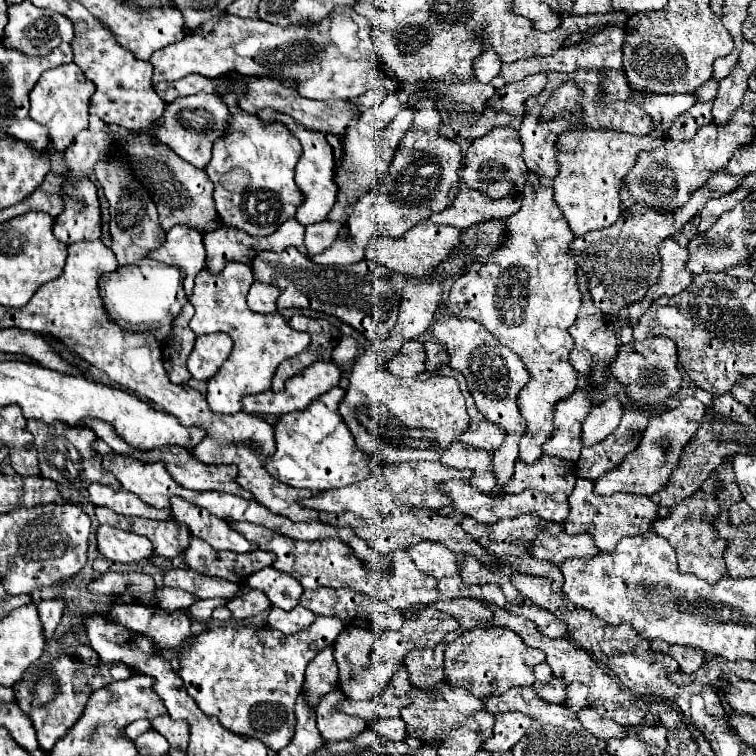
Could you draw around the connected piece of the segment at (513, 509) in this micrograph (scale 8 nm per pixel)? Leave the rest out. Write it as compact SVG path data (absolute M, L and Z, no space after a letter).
M449 480L441 484L441 490L453 498L453 508L459 510L465 516L475 518L477 522L483 524L493 524L501 518L517 518L521 514L541 514L541 518L549 522L565 522L569 514L569 502L567 494L541 494L537 490L525 490L521 494L511 494L511 496L491 496L491 494L481 494L477 488L467 484L465 480Z

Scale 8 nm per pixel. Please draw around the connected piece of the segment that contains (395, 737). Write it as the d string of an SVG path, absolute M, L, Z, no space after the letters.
M387 718L387 720L377 720L375 722L375 730L393 740L393 742L401 742L407 738L407 732L405 732L405 722L401 718Z

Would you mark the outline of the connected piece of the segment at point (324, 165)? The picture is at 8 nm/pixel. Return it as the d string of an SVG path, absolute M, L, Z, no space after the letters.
M259 110L257 112L259 120L263 120L263 124L273 124L273 122L281 122L289 128L289 132L293 136L299 138L299 142L303 144L303 154L299 158L295 167L294 180L299 184L301 190L305 190L305 200L301 206L299 206L299 212L297 212L297 220L307 226L307 224L313 224L313 222L319 222L323 218L327 218L329 210L333 208L333 204L337 202L337 184L333 182L333 148L329 146L327 138L323 132L315 132L315 130L305 130L301 124L297 124L293 118L289 118L287 114L281 114L277 110Z

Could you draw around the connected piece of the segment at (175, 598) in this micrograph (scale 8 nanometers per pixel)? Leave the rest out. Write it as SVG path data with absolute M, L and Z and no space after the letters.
M157 588L155 596L157 596L157 602L161 604L161 608L165 608L169 612L189 608L191 604L195 604L199 600L197 596L183 592L183 590L177 590L177 588Z

